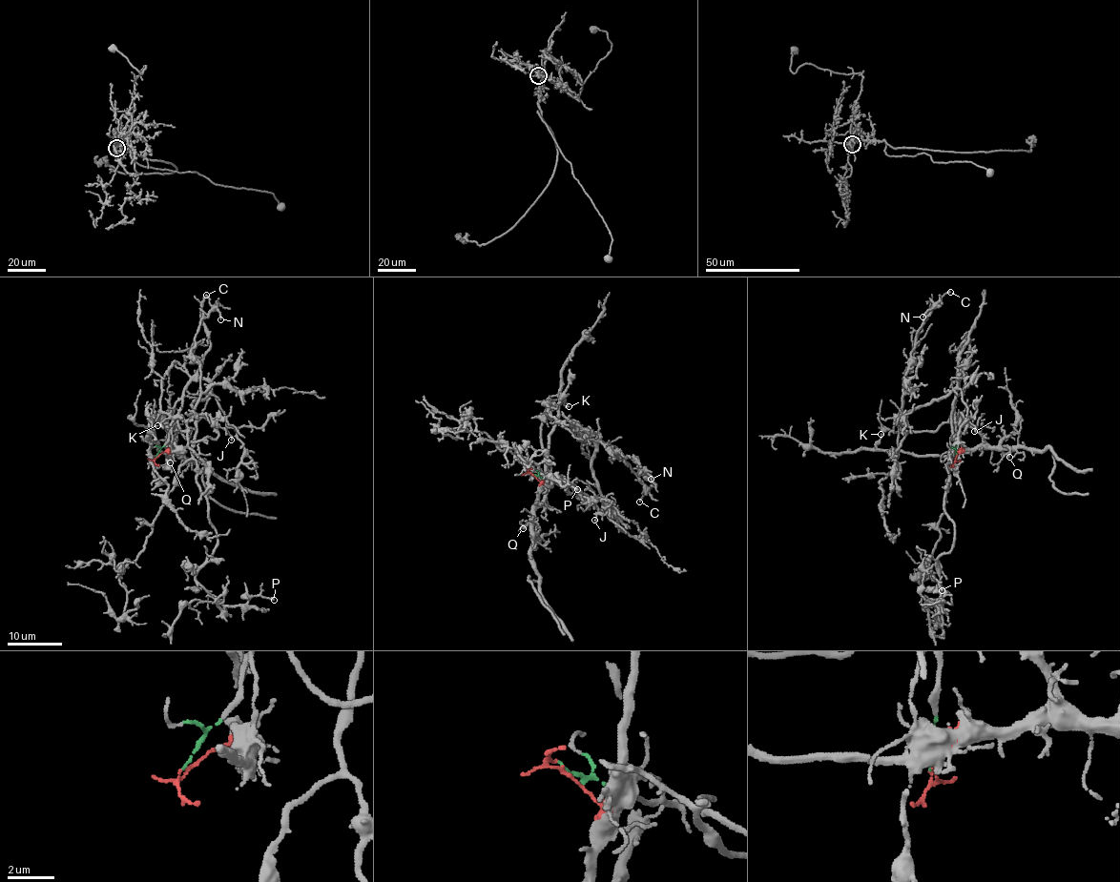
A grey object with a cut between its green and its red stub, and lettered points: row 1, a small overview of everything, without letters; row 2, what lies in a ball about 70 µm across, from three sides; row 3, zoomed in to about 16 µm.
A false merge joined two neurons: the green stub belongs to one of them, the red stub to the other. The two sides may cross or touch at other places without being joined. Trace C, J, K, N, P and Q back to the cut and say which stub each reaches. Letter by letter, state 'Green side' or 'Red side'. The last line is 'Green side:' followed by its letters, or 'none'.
C: Green side
J: Green side
K: Red side
N: Green side
P: Green side
Q: Red side
Green side: C, J, N, P

